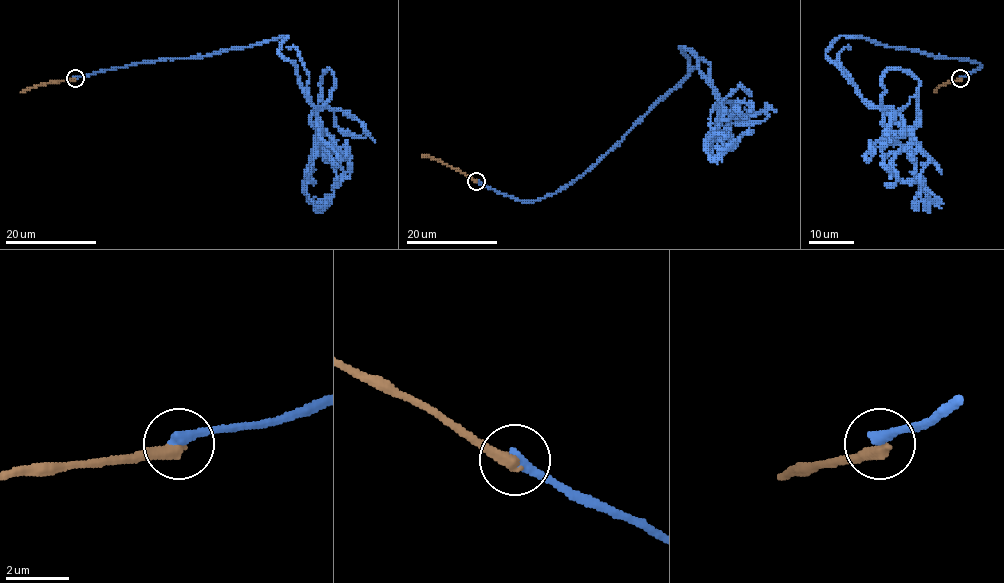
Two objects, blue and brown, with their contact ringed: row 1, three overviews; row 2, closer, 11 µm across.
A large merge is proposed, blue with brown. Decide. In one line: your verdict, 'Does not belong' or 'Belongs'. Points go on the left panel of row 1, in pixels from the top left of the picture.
Does not belong

